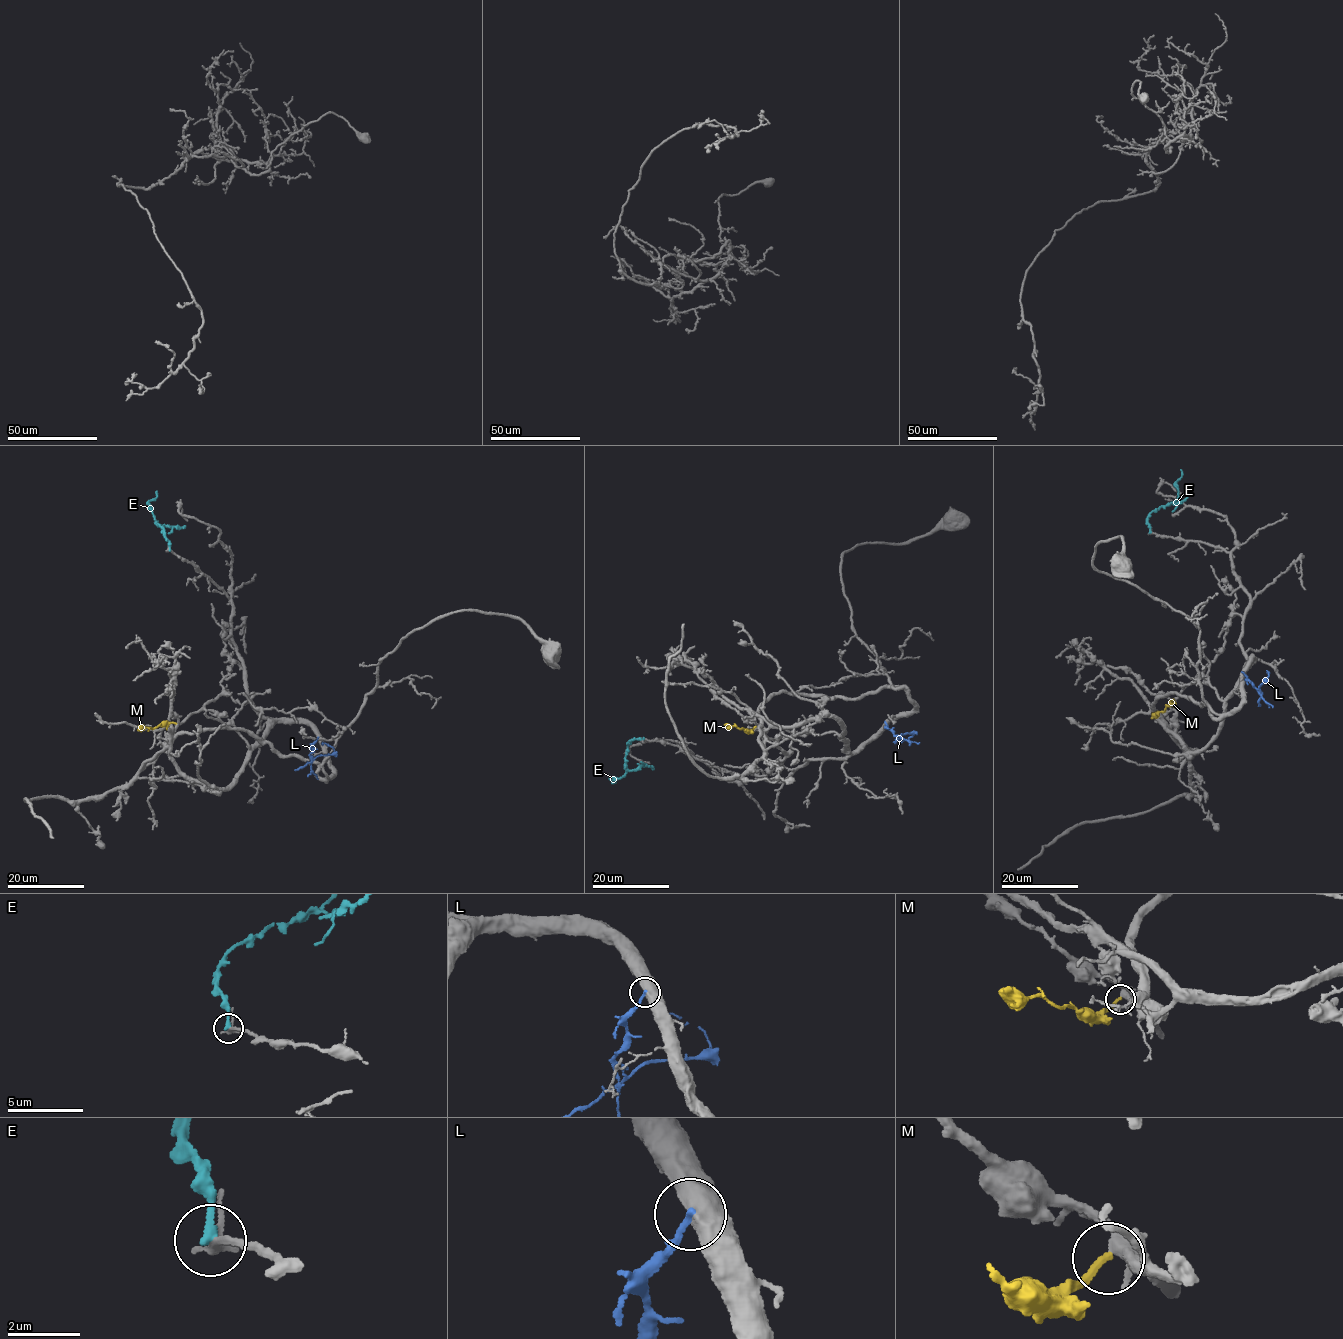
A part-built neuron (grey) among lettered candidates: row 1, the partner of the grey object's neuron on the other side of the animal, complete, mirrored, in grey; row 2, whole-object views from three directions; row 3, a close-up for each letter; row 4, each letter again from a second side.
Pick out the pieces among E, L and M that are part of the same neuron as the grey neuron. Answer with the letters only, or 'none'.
M

